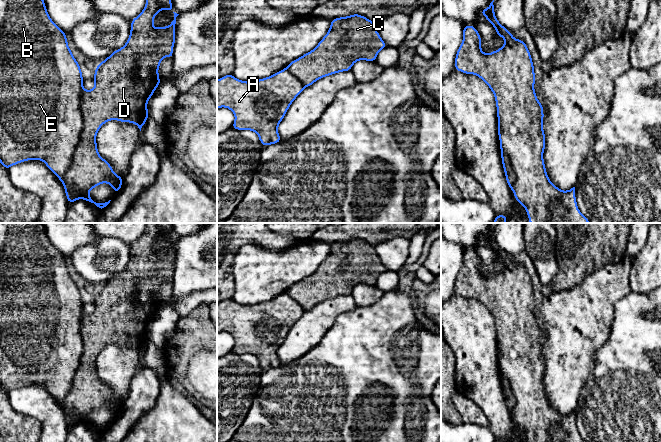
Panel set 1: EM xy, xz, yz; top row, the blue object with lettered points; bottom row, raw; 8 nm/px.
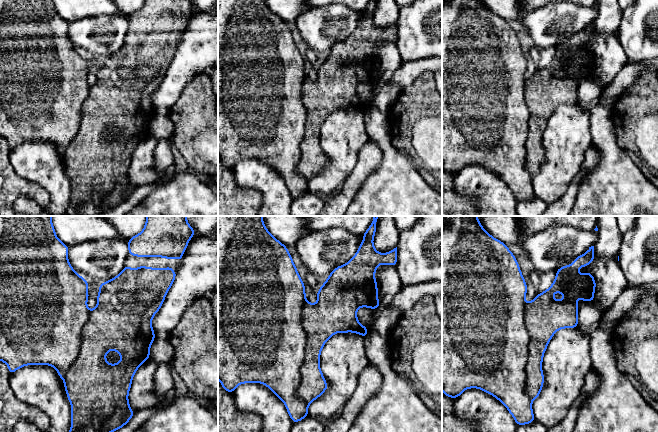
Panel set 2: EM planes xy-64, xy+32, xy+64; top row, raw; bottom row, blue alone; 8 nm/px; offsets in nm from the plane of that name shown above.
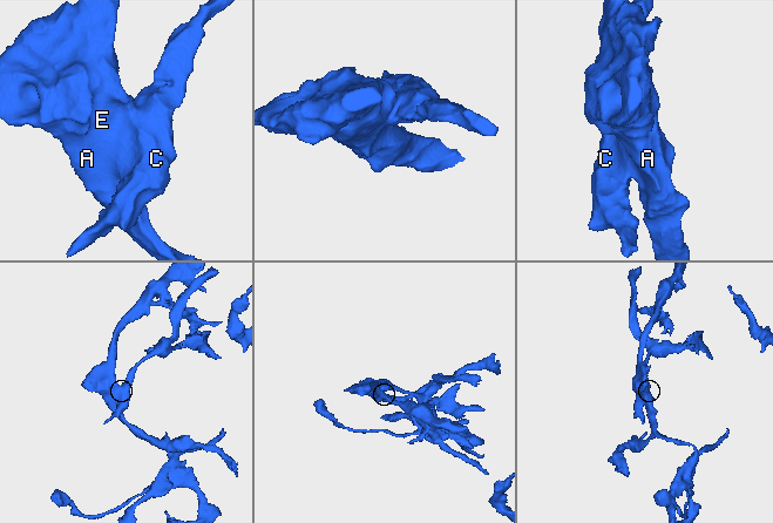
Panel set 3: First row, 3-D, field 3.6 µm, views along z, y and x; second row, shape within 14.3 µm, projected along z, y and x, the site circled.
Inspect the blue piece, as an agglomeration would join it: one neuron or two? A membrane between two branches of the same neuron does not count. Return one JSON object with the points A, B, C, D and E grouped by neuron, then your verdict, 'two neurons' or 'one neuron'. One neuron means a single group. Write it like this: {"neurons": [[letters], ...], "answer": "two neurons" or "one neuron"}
{"neurons": [["A", "B", "C", "D", "E"]], "answer": "one neuron"}

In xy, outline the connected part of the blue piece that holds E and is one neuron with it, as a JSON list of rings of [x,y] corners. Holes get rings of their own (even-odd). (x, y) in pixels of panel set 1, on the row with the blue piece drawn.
[[[0,0],[0,163],[9,170],[15,164],[22,163],[27,160],[42,160],[46,166],[61,180],[67,200],[69,204],[75,202],[77,199],[84,199],[94,203],[98,209],[103,210],[111,200],[105,203],[96,203],[89,196],[89,191],[102,183],[109,183],[115,194],[120,190],[123,179],[121,176],[116,175],[111,165],[103,159],[97,149],[96,134],[100,127],[109,120],[118,120],[120,122],[135,123],[141,131],[145,125],[146,120],[149,118],[147,103],[153,95],[156,88],[160,85],[160,78],[158,74],[159,65],[164,57],[173,58],[173,51],[175,44],[175,24],[176,17],[179,15],[173,11],[171,0],[146,0],[146,5],[143,11],[133,20],[131,20],[131,32],[126,44],[112,52],[103,62],[99,63],[95,69],[94,81],[95,86],[92,90],[87,91],[83,88],[83,77],[80,66],[67,43],[67,37],[49,17],[46,6],[43,0]],[[162,9],[167,9],[174,13],[174,20],[169,26],[159,27],[157,29],[153,26],[154,17]]]

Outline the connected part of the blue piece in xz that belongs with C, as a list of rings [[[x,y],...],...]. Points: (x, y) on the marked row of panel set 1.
[[[353,14],[332,19],[329,31],[318,45],[289,63],[285,69],[251,82],[238,80],[233,74],[217,80],[217,108],[229,108],[235,115],[232,128],[256,132],[263,146],[279,143],[282,140],[278,134],[278,125],[291,103],[305,87],[323,77],[350,71],[358,60],[375,62],[378,52],[387,46],[377,32],[374,22],[362,15]]]

